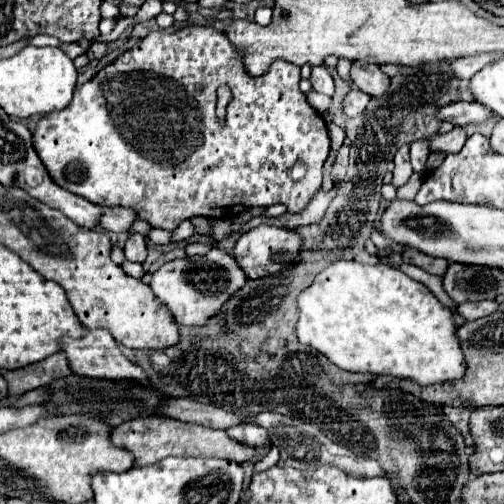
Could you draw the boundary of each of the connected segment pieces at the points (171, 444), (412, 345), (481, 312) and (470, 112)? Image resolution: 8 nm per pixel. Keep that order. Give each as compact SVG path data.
M152 416L152 418L136 418L128 420L122 426L112 430L112 442L116 446L122 446L130 450L136 458L136 466L146 466L154 464L166 456L214 456L214 458L226 458L226 460L236 460L238 464L242 462L252 462L260 456L258 448L240 444L238 440L230 438L224 430L214 430L198 424L182 424L178 420Z
M340 260L324 268L314 284L298 296L300 320L298 340L322 352L332 364L350 372L370 372L378 376L398 376L430 386L446 380L460 380L466 374L466 360L456 334L454 312L440 304L436 296L420 282L386 264L358 264Z
M484 300L484 302L466 302L458 306L458 314L462 314L466 320L476 320L482 316L492 314L498 308L496 300Z
M452 102L436 110L436 118L440 122L450 122L454 126L468 126L486 120L490 114L478 102Z

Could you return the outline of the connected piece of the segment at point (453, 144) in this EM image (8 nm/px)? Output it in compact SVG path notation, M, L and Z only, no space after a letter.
M454 128L452 132L448 132L444 136L436 134L436 136L428 138L430 150L440 150L440 152L458 152L466 140L468 140L468 134L464 128Z

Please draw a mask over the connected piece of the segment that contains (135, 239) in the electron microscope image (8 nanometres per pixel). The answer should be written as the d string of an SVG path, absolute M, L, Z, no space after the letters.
M132 234L124 246L124 254L126 254L126 260L130 262L144 262L146 260L146 242L144 242L144 236L142 234Z

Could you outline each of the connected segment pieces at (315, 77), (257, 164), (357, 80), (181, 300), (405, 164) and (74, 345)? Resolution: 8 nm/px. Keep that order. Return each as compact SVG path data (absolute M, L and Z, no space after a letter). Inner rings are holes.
M314 66L312 68L312 88L316 92L322 92L326 96L334 96L334 80L330 76L330 72L324 68L324 66Z
M186 26L178 32L158 30L158 32L148 34L132 50L120 54L118 60L114 60L112 64L102 68L90 82L76 88L72 102L64 110L46 114L36 126L34 148L40 156L40 160L44 162L48 174L52 176L52 180L58 186L94 202L94 204L100 204L100 206L130 208L138 214L138 218L146 220L152 228L162 228L162 230L172 232L180 226L180 222L190 220L194 216L228 220L228 218L234 218L234 216L242 214L248 208L254 208L254 206L266 208L266 206L272 206L272 204L284 204L284 206L288 206L288 212L300 212L310 202L310 196L314 196L314 192L322 186L322 164L324 164L324 160L328 158L328 152L330 152L330 138L328 138L324 118L318 112L314 112L314 108L310 108L306 104L306 98L300 92L298 82L300 82L300 68L294 66L294 64L280 62L280 60L276 60L274 66L270 68L270 72L266 72L264 76L260 76L260 78L248 76L246 70L242 68L240 54L228 42L226 34L216 32L210 26ZM218 86L228 86L234 94L232 102L226 108L228 114L226 114L226 126L224 128L218 124L218 118L216 118L216 112L214 112L216 110L216 88ZM298 160L304 160L308 164L308 174L300 182L294 182L294 180L288 178L288 170Z
M352 62L352 68L350 68L350 80L352 84L370 94L370 96L384 96L386 94L386 88L390 86L390 78L376 66L376 64L368 64L368 62Z
M212 248L206 256L192 256L164 264L150 282L154 294L170 308L178 324L204 326L244 286L246 276L232 256Z
M402 146L402 148L396 152L396 156L394 156L396 168L394 168L392 184L394 184L396 188L404 186L404 184L408 182L408 178L412 176L412 166L410 166L410 158L408 158L408 148L410 148L410 146Z
M88 330L86 336L82 336L82 338L64 338L62 350L68 354L72 372L78 376L88 376L88 378L98 378L98 380L134 380L142 386L150 384L144 370L138 364L130 362L118 350L118 346L108 330Z

